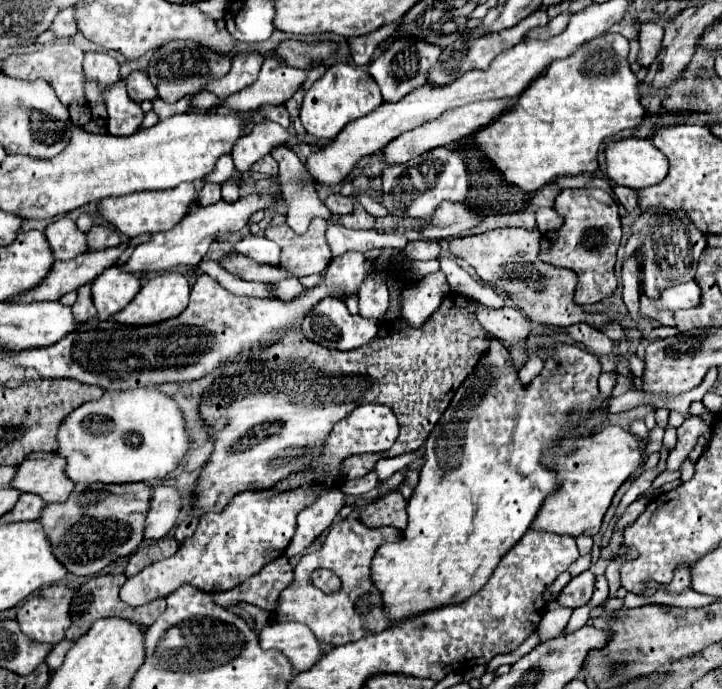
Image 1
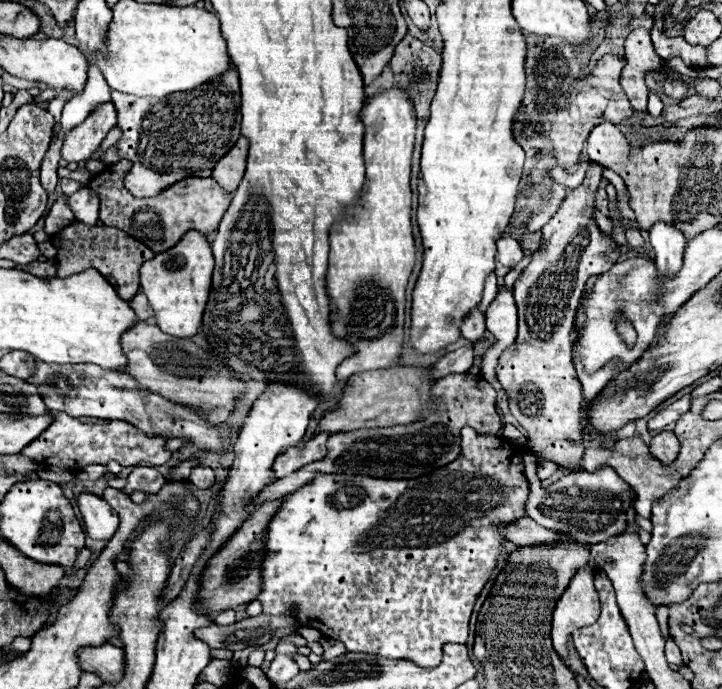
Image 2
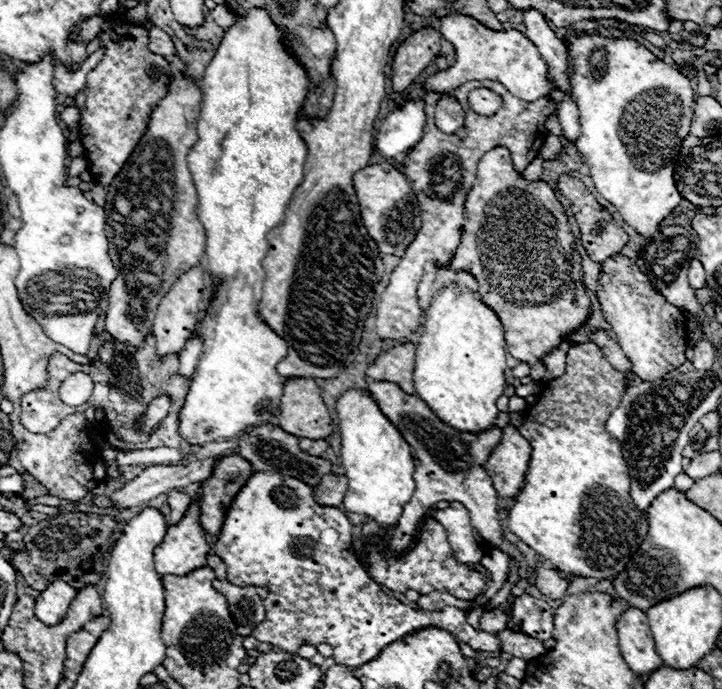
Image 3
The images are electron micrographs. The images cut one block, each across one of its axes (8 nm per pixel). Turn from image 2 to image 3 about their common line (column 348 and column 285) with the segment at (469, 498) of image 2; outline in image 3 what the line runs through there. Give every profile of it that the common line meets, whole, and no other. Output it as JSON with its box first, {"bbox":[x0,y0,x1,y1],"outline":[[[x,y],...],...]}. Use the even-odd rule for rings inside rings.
{"bbox":[214,474,500,668],"outline":[[[254,474],[252,480],[248,480],[248,484],[244,484],[244,488],[232,500],[222,532],[214,544],[214,554],[220,556],[226,564],[228,582],[238,586],[266,586],[270,590],[268,598],[264,600],[266,618],[252,630],[252,636],[258,642],[268,642],[282,652],[296,654],[304,644],[316,646],[326,642],[334,648],[334,660],[338,664],[358,668],[360,664],[376,658],[390,642],[426,626],[444,628],[452,632],[456,640],[466,642],[474,650],[500,650],[498,636],[474,630],[466,622],[466,616],[460,608],[446,606],[444,610],[434,612],[414,610],[398,602],[394,596],[382,592],[380,584],[368,576],[366,568],[356,558],[352,548],[352,524],[346,514],[338,508],[316,504],[312,498],[312,488],[308,488],[308,484],[300,484],[300,480],[292,480],[280,474]]]}

